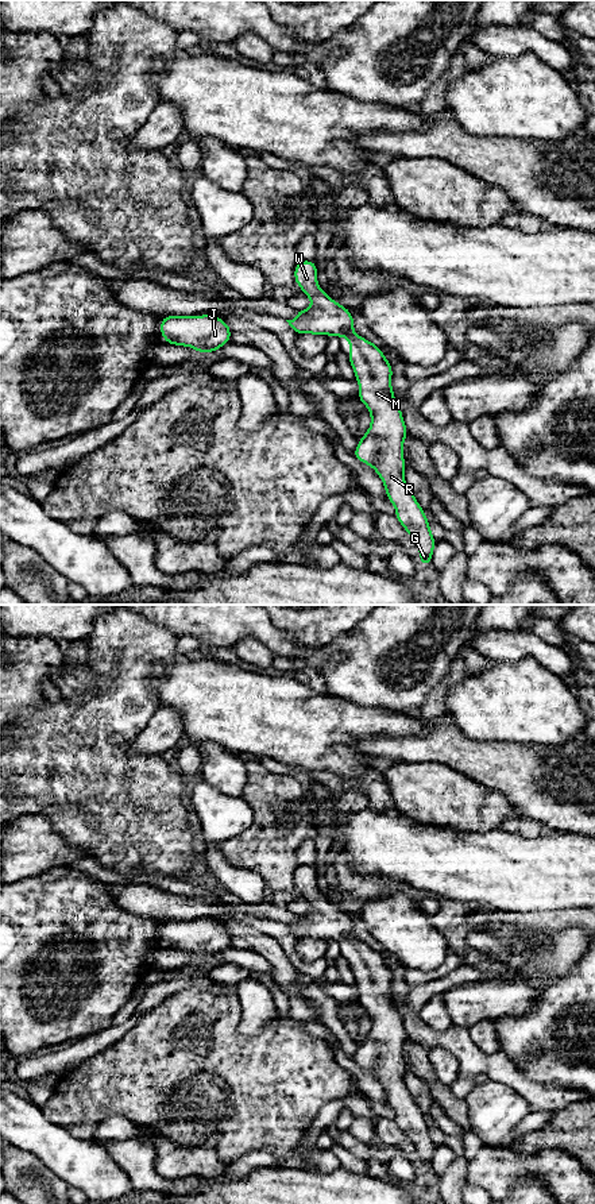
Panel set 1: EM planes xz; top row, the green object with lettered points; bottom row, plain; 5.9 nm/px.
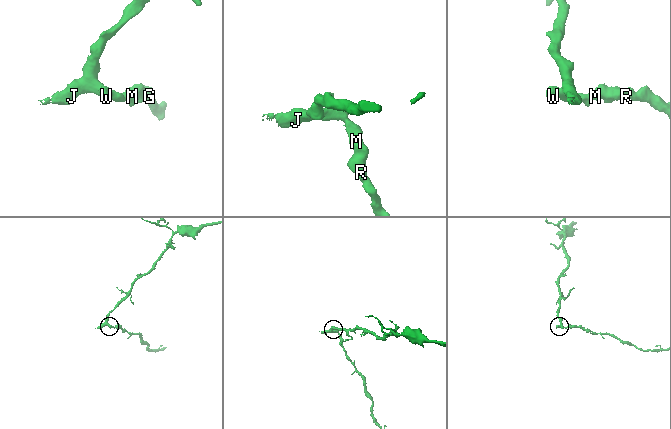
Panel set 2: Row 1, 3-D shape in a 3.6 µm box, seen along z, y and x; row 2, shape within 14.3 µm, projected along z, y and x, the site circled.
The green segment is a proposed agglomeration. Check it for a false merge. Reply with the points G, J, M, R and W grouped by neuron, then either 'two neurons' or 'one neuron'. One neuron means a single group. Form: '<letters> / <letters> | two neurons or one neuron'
G J M R W | one neuron

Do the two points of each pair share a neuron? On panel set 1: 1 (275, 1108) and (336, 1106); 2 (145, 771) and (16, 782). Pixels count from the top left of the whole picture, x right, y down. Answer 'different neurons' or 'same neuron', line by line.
1: different neurons
2: same neuron

